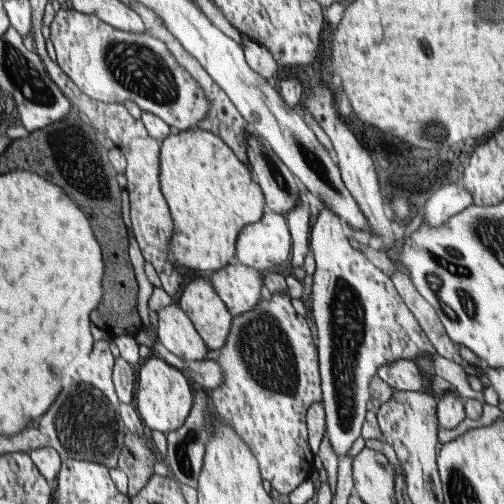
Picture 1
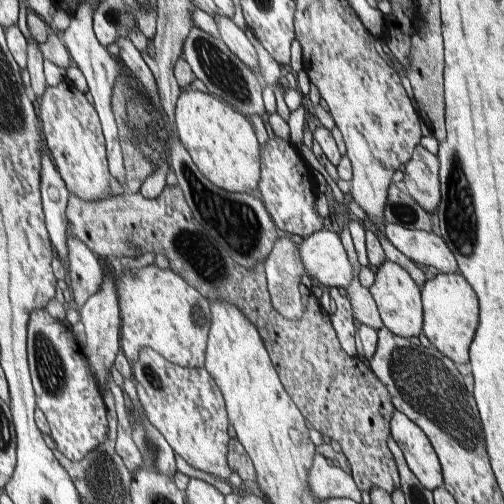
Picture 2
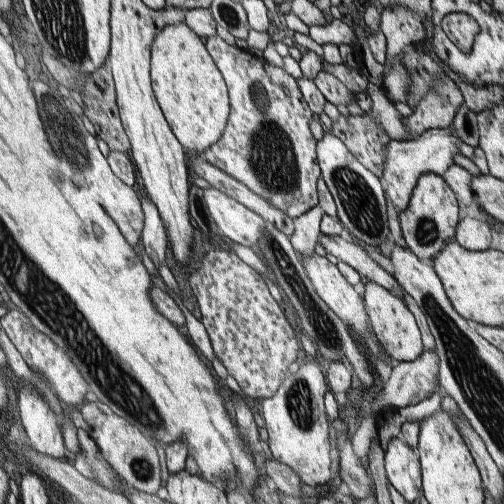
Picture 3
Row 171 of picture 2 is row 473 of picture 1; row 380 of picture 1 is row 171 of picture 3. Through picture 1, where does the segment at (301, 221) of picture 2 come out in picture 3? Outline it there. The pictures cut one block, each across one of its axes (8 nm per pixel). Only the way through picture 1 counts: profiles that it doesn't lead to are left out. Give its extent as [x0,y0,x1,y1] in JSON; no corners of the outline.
[201,36,321,220]

